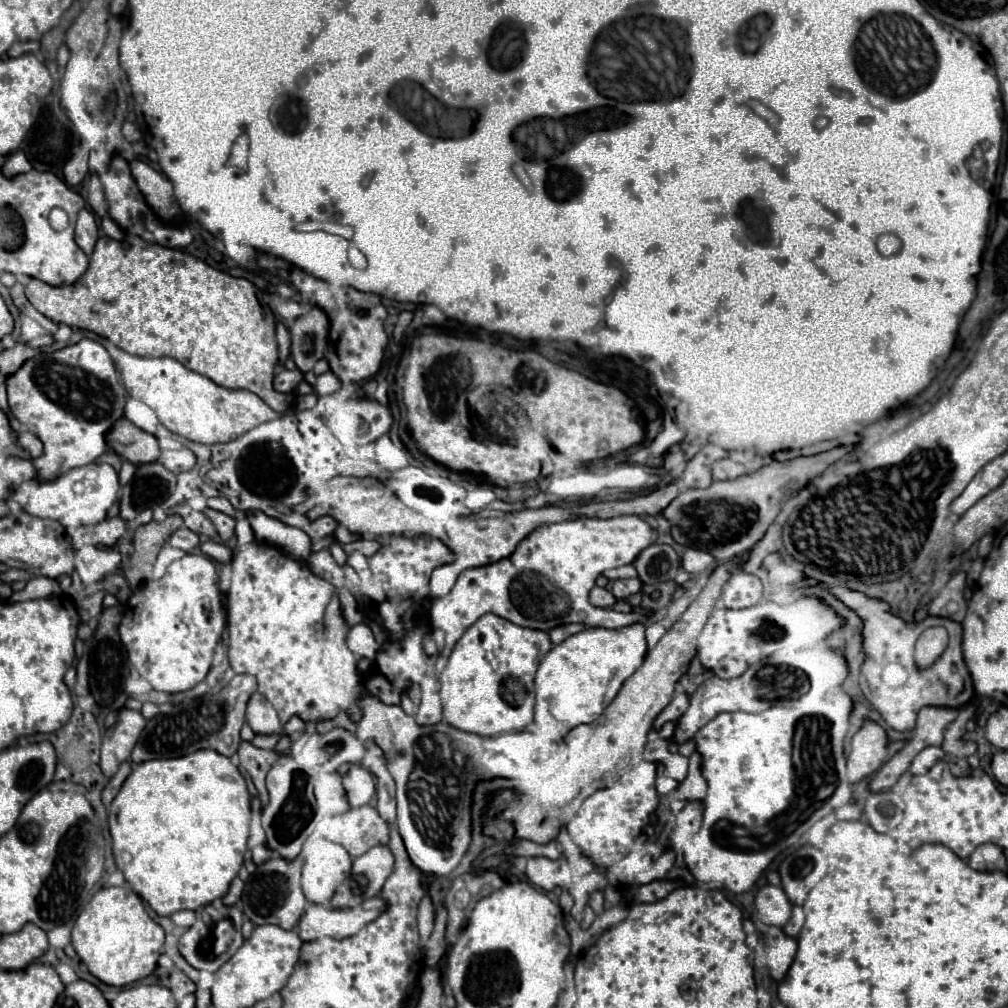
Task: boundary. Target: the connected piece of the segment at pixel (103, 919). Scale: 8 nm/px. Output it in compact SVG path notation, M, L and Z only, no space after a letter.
M129 886L101 888L75 920L71 936L81 962L109 986L127 986L149 976L165 940L163 928L147 914L141 898Z

